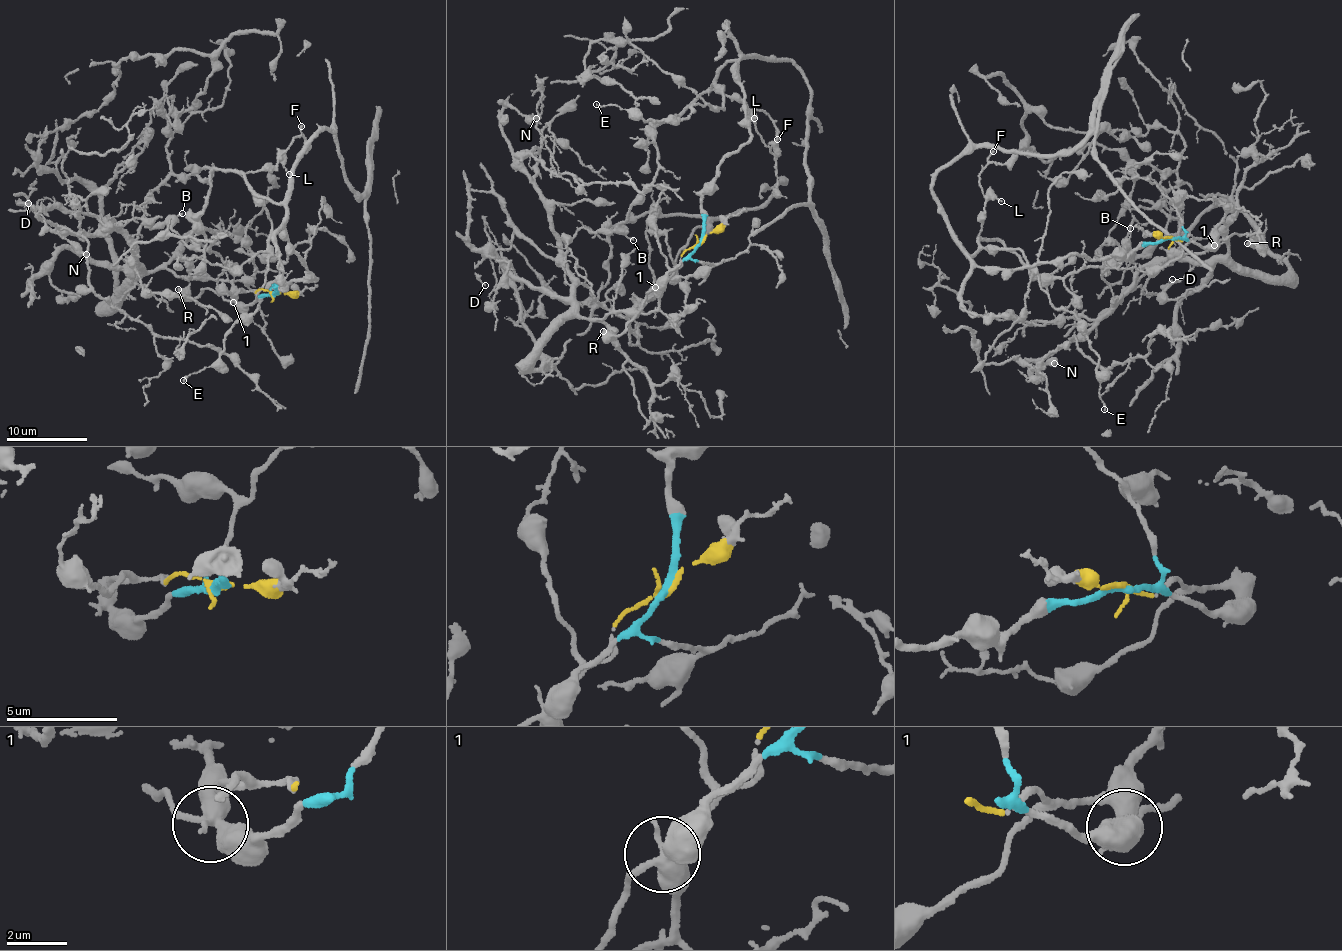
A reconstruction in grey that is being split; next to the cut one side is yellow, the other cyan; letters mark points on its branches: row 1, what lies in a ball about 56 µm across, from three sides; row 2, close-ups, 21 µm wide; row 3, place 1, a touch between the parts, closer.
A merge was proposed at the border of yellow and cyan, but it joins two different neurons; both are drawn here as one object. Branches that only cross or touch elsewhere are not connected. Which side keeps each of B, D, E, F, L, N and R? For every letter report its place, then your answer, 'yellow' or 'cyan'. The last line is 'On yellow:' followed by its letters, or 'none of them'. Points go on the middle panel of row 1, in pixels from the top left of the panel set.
B: at (633, 240); cyan
D: at (485, 285); yellow
E: at (596, 104); cyan
F: at (777, 139); cyan
L: at (754, 118); cyan
N: at (536, 118); yellow
R: at (603, 331); cyan
On yellow: D, N

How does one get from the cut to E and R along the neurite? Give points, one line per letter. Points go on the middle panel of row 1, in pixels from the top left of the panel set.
E: (701, 241), (700, 202), (750, 134), (744, 57), (716, 82), (722, 109), (644, 121), (597, 104)
R: (701, 241), (689, 255), (667, 271), (655, 288), (647, 292), (628, 326), (616, 336), (603, 331)

